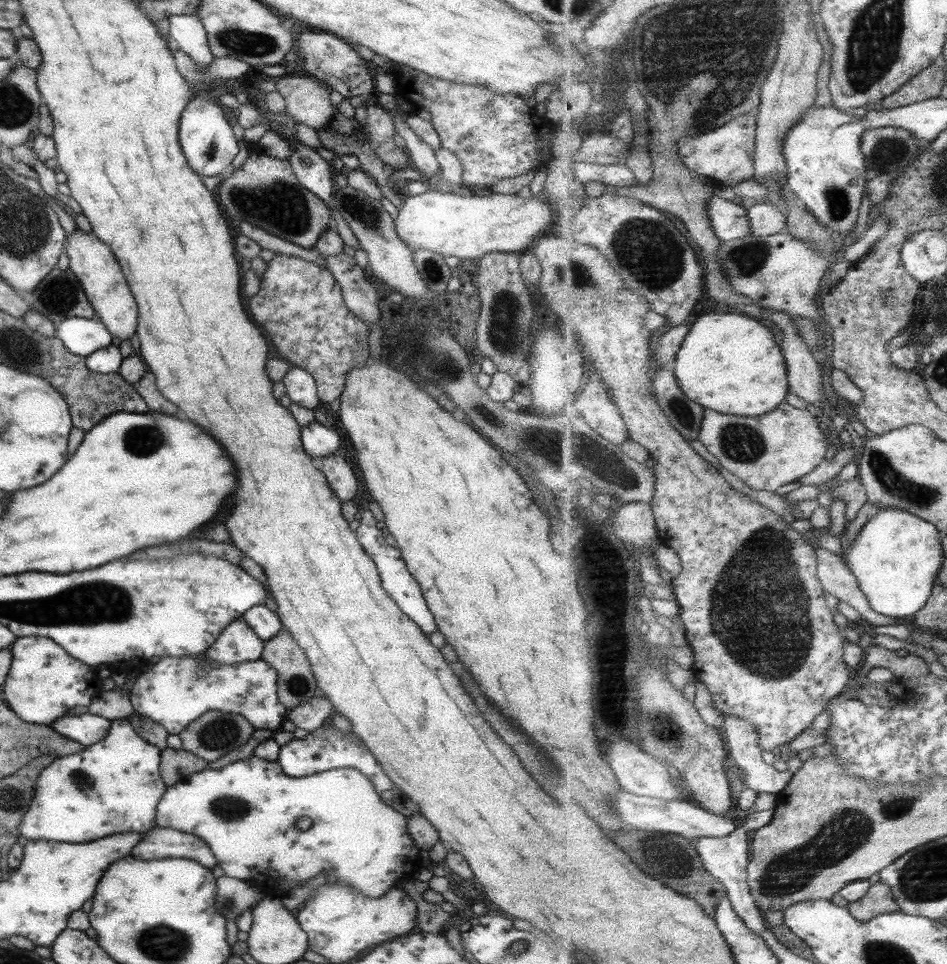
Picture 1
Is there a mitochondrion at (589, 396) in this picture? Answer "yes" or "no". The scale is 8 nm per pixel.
no

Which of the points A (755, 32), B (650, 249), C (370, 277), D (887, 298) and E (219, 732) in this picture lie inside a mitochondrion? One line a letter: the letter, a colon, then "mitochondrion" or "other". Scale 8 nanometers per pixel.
A: mitochondrion
B: mitochondrion
C: other
D: mitochondrion
E: mitochondrion

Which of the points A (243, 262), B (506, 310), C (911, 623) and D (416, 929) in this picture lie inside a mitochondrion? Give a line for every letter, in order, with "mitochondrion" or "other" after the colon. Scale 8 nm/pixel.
A: other
B: mitochondrion
C: other
D: other

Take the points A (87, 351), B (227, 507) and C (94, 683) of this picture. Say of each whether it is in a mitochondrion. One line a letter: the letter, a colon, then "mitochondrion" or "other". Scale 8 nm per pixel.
A: other
B: other
C: other

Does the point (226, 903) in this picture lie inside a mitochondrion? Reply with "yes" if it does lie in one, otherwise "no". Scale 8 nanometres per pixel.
yes

